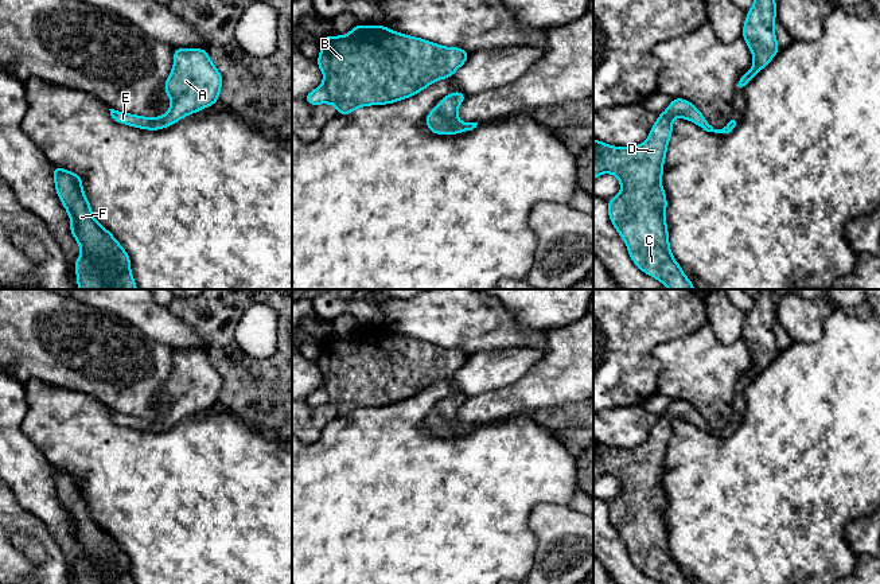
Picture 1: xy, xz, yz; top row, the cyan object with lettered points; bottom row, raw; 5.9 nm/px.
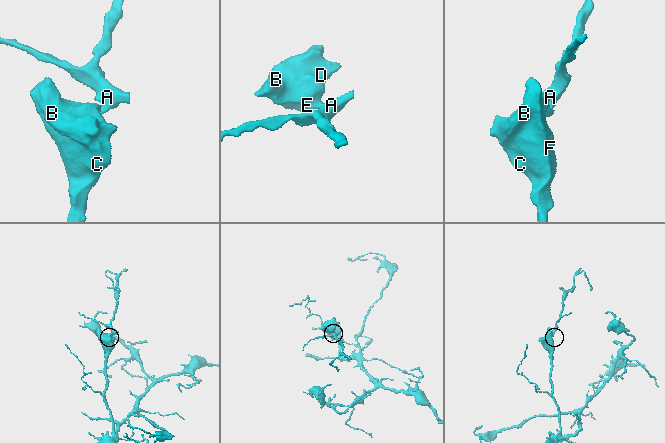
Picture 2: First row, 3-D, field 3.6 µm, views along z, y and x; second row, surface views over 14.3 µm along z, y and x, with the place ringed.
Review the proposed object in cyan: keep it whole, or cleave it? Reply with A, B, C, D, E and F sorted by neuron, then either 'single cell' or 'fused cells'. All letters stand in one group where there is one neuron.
groups A B C D E F; single cell

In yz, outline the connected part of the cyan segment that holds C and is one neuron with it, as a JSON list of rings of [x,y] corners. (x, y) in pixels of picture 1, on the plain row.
[[[671,400],[669,409],[658,416],[649,439],[635,448],[612,448],[593,440],[593,480],[610,474],[620,482],[620,494],[608,501],[608,518],[619,537],[623,540],[632,564],[646,576],[661,584],[692,584],[674,561],[669,546],[666,526],[666,494],[662,490],[663,464],[667,445],[673,435],[671,424],[682,418],[697,425],[706,433],[729,435],[735,432],[739,420],[732,417],[723,431],[714,431],[701,416],[700,410],[685,400]]]

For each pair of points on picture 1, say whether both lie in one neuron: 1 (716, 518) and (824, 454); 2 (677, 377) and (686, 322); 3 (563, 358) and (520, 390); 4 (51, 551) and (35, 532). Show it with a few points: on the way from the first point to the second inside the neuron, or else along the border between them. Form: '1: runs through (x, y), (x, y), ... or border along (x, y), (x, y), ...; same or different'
1: runs through (743, 518), (751, 518), (797, 472); same
2: border along (705, 320), (693, 331), (662, 341), (654, 347); different
3: runs through (552, 369), (530, 390); same
4: runs through (50, 546), (39, 536); same

